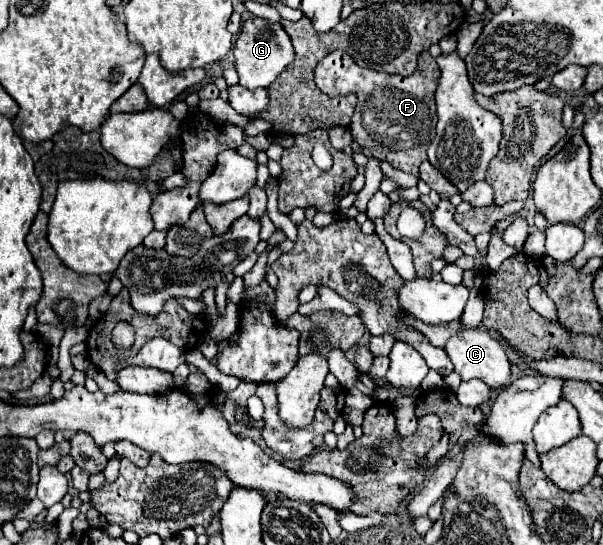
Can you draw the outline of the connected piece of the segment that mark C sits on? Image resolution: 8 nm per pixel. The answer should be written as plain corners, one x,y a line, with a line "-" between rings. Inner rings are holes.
464,328
464,332
456,334
454,338
448,340
444,348
454,364
454,370
462,376
462,380
470,378
480,378
486,382
492,390
502,390
506,384
510,384
510,374
512,374
512,364
498,340
494,340
486,330
480,328

